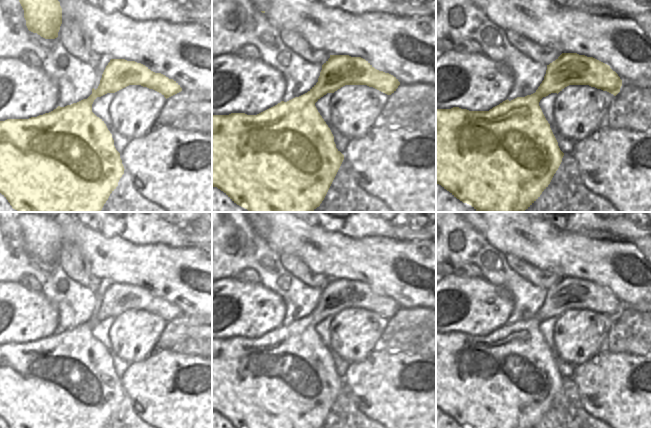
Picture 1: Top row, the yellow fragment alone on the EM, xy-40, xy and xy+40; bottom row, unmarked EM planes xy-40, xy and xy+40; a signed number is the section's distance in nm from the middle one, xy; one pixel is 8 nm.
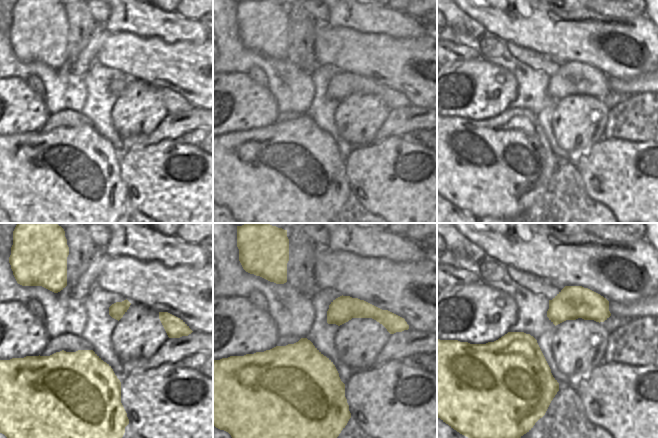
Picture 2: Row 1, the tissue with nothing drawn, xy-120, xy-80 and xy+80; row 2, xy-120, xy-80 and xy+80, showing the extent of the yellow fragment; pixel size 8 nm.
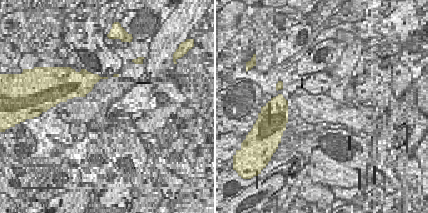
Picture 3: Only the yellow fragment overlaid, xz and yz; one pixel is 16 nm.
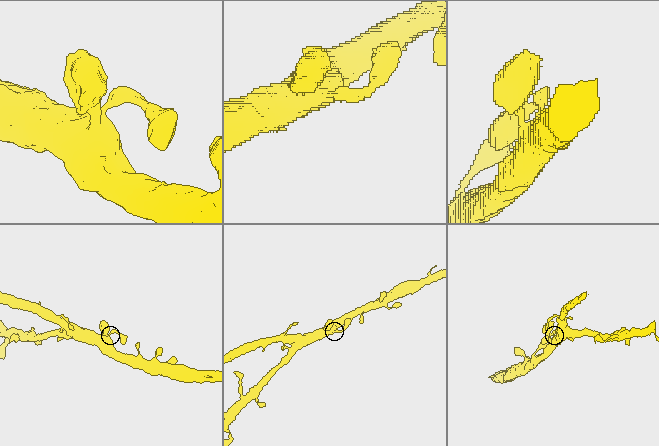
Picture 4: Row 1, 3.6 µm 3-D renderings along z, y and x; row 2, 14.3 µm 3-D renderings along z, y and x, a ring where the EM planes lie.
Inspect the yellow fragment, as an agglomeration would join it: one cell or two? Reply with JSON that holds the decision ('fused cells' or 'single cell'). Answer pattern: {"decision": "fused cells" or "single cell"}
{"decision": "single cell"}

